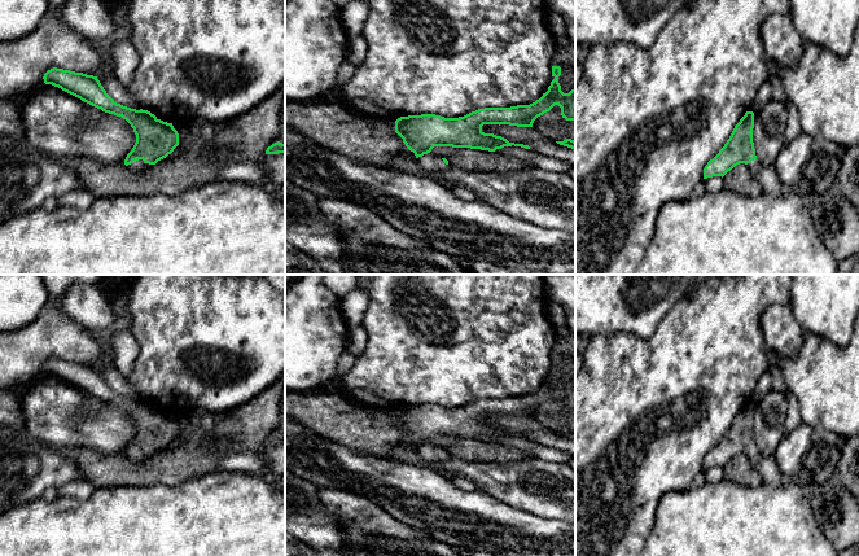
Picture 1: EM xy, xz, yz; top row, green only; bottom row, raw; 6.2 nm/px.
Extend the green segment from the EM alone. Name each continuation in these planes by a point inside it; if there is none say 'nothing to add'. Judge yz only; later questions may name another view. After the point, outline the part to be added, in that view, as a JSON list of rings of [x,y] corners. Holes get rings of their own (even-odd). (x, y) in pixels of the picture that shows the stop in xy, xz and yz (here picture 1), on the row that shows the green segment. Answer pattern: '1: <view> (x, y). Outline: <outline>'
1: yz (766, 175). Outline: [[[754,159],[748,163],[748,168],[751,175],[758,180],[762,187],[762,192],[766,194],[773,197],[780,197],[785,194],[799,194],[808,209],[819,203],[825,194],[799,192],[794,187],[783,184],[777,178],[773,165],[763,166],[758,159]]]

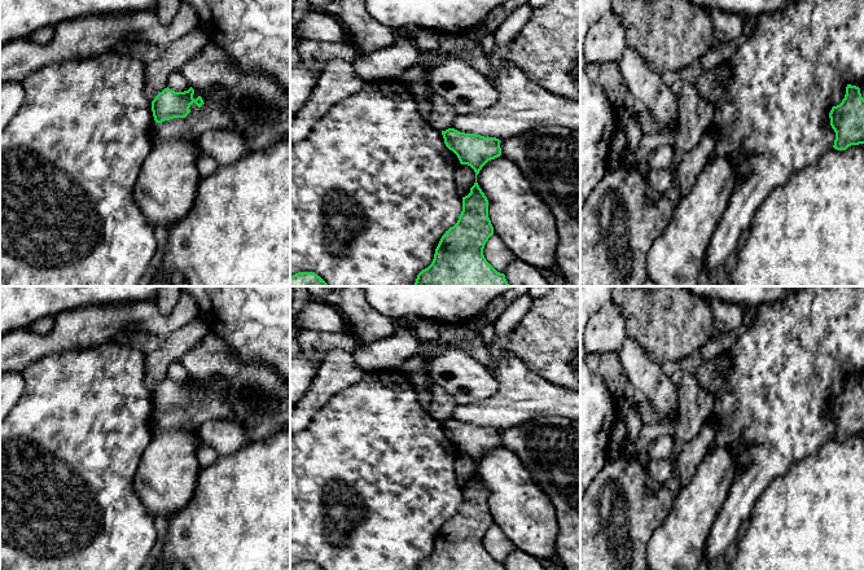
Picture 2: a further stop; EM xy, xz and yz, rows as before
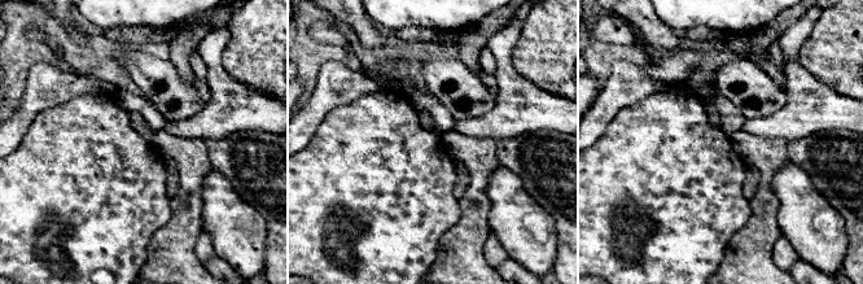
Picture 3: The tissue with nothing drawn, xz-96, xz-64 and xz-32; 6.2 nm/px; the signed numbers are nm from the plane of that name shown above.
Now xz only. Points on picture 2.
nothing to add

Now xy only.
nothing to add

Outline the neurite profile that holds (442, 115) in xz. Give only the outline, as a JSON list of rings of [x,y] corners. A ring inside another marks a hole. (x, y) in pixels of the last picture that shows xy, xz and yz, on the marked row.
[[[431,93],[429,97],[430,117],[429,123],[438,131],[452,128],[453,120],[457,117],[456,110],[443,97]]]

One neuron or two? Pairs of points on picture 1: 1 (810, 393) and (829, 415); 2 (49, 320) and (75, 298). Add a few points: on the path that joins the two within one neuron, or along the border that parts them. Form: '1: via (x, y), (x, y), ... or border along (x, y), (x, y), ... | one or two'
1: via (815, 398), (827, 410) | one
2: border along (52, 301), (62, 314), (86, 328) | two

